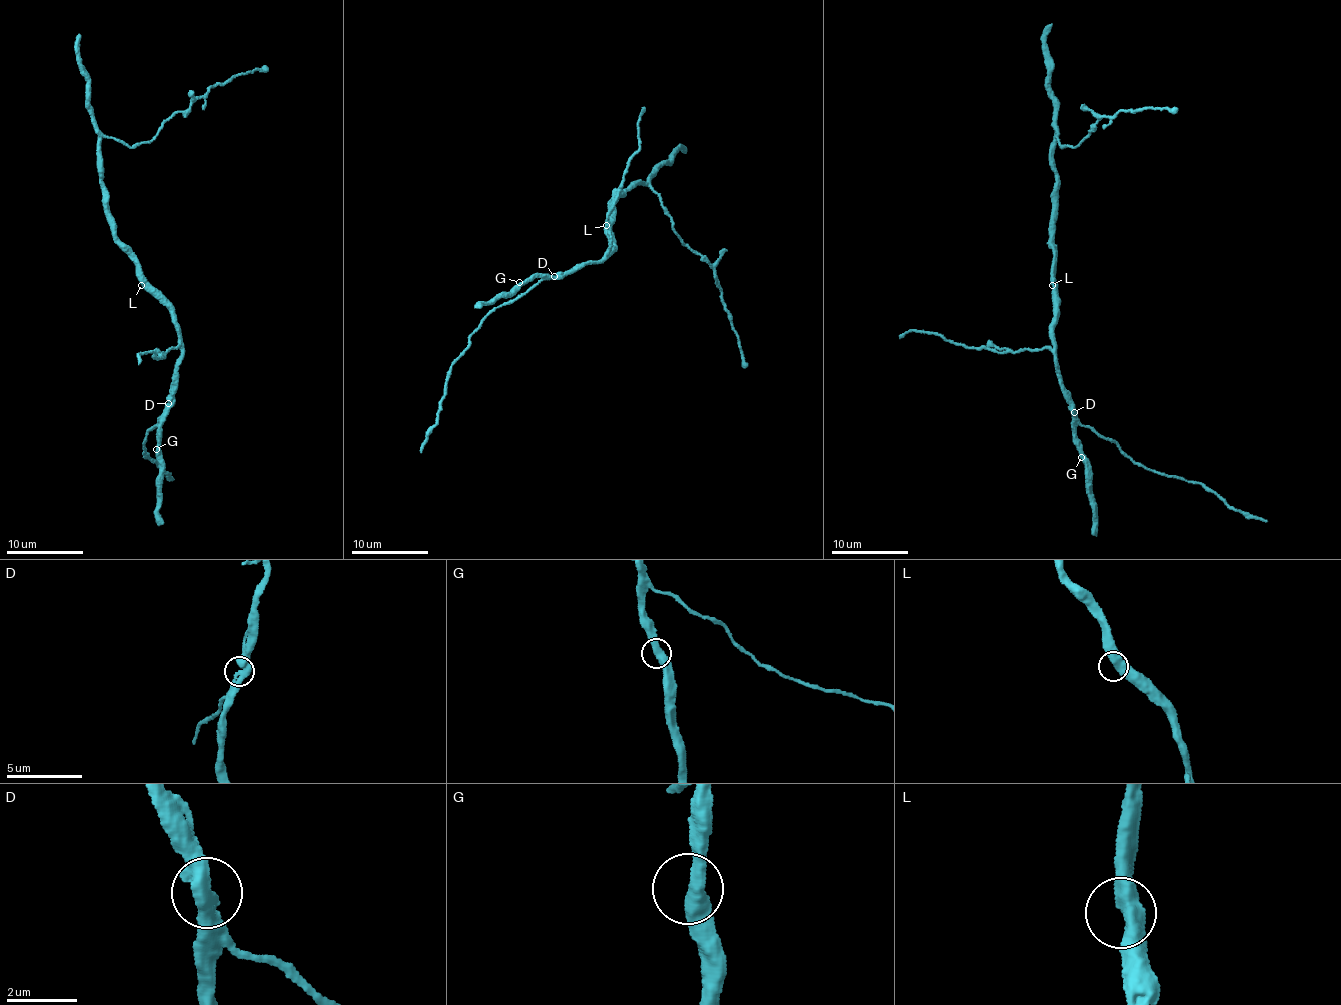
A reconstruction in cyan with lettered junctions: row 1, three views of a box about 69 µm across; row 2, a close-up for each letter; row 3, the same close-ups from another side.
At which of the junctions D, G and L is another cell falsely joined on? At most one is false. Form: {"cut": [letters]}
{"cut": []}

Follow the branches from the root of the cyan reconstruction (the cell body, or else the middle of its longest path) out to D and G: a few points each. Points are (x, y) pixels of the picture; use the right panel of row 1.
D: (1053, 280), (1055, 303), (1052, 328), (1056, 370), (1063, 395), (1075, 411)
G: (1053, 280), (1055, 303), (1052, 328), (1056, 370), (1063, 395), (1072, 406), (1074, 444), (1081, 457)

